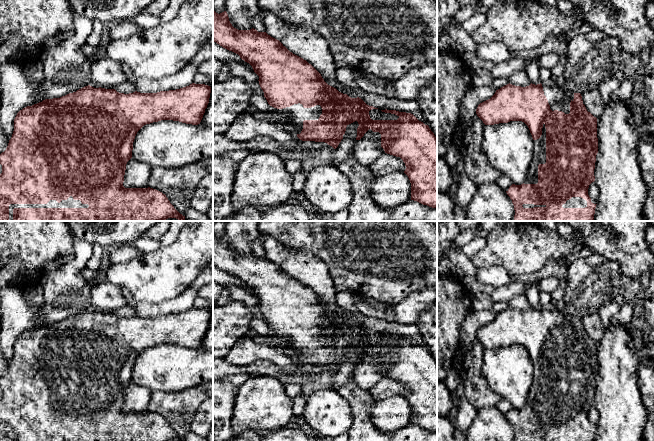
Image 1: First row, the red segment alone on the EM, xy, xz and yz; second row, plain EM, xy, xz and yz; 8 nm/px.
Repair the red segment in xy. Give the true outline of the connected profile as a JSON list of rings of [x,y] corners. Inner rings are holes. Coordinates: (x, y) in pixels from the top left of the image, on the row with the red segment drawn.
[[[85,86],[60,98],[20,110],[8,146],[0,154],[0,221],[157,221],[176,218],[184,221],[162,192],[153,188],[123,186],[127,162],[132,158],[137,132],[146,124],[173,120],[200,124],[209,103],[211,87],[189,86],[157,93],[119,93],[115,89]]]

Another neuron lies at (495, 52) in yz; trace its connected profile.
[[[490,42],[477,44],[476,55],[485,61],[495,65],[512,58],[513,52],[503,43]]]

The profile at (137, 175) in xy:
[[[131,158],[126,164],[123,186],[125,188],[148,188],[152,167]]]

